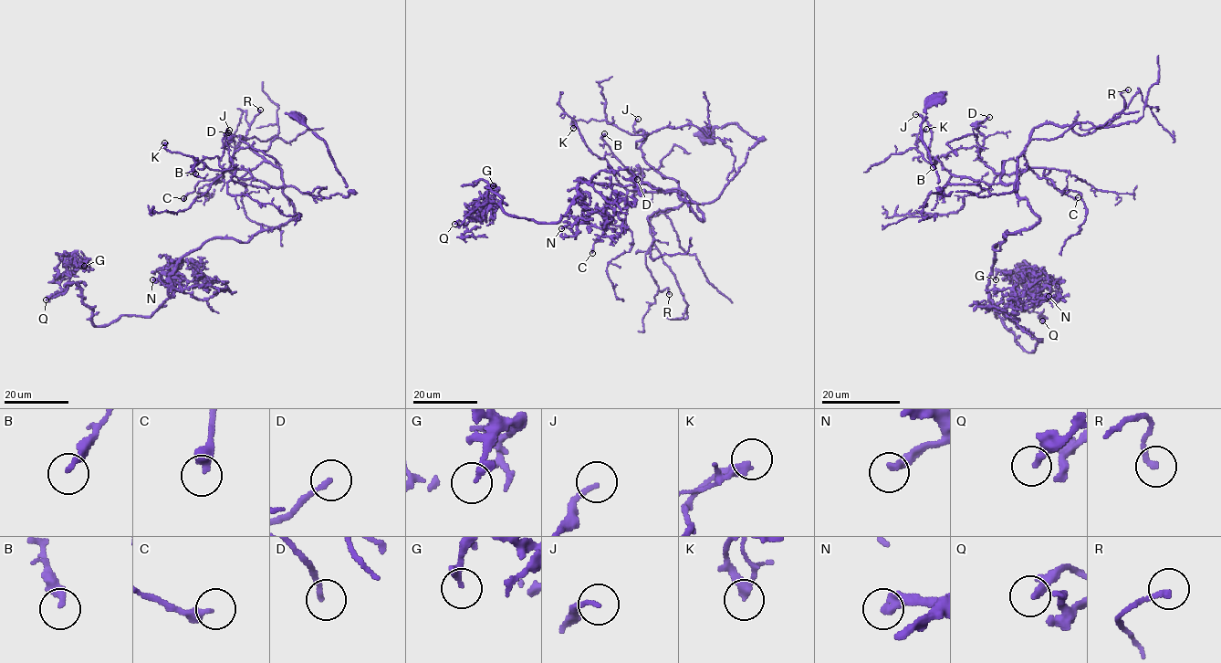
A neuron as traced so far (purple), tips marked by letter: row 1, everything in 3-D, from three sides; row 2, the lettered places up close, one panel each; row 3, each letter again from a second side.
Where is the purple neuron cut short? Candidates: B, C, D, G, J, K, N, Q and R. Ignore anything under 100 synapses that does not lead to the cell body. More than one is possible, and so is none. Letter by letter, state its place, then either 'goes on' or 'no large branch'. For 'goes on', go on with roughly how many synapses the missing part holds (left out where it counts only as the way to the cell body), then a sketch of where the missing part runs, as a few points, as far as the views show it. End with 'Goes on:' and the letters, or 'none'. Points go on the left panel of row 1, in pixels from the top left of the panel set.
B: at (195, 173); no large branch
C: at (183, 198); no large branch
D: at (228, 132); no large branch
G: at (84, 266); no large branch
J: at (229, 130); no large branch
K: at (164, 142); no large branch
N: at (152, 279); no large branch
Q: at (46, 299); no large branch
R: at (260, 110); no large branch
Goes on: none

